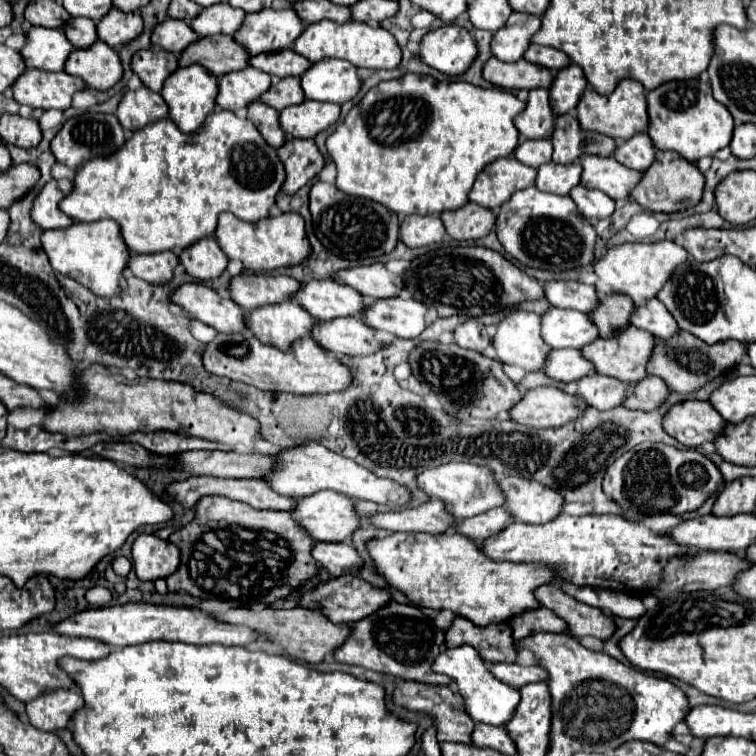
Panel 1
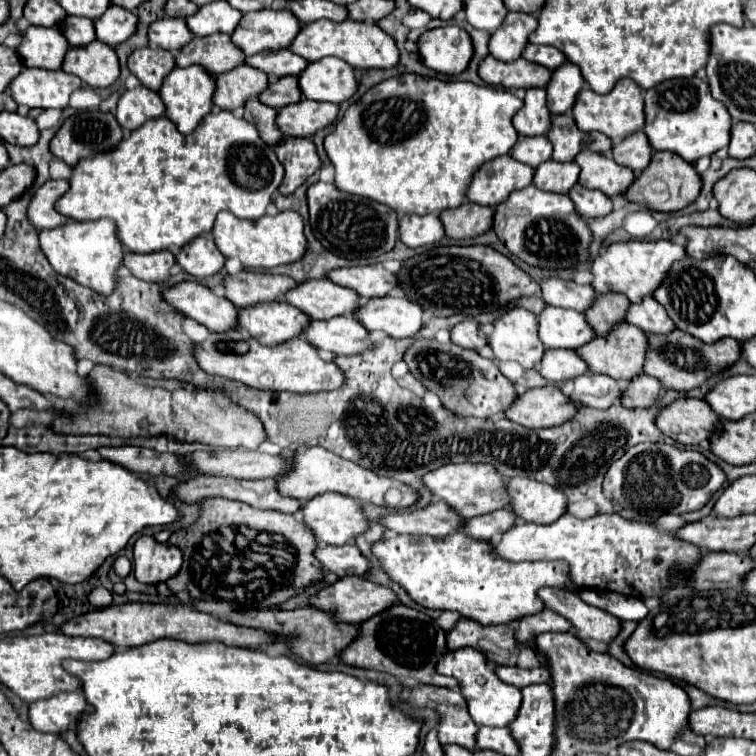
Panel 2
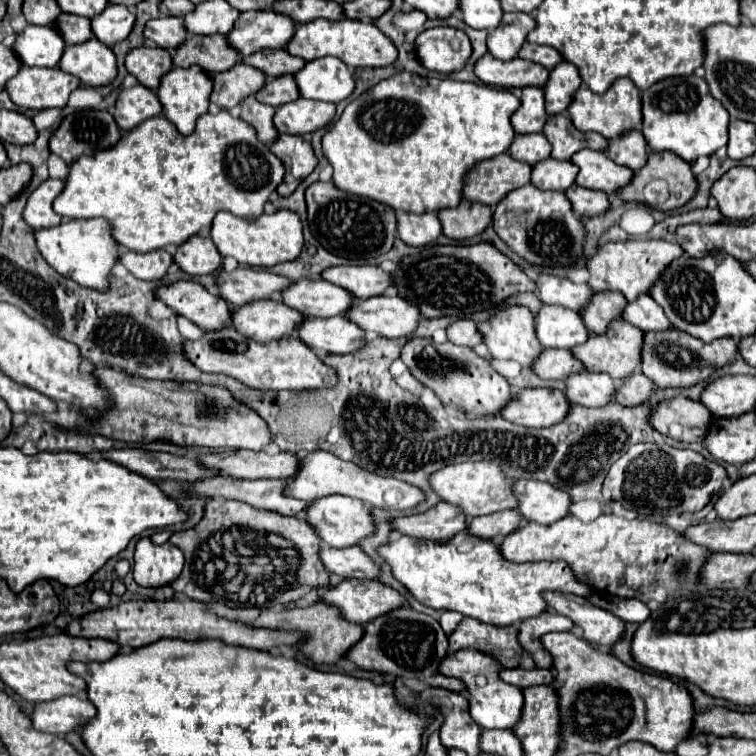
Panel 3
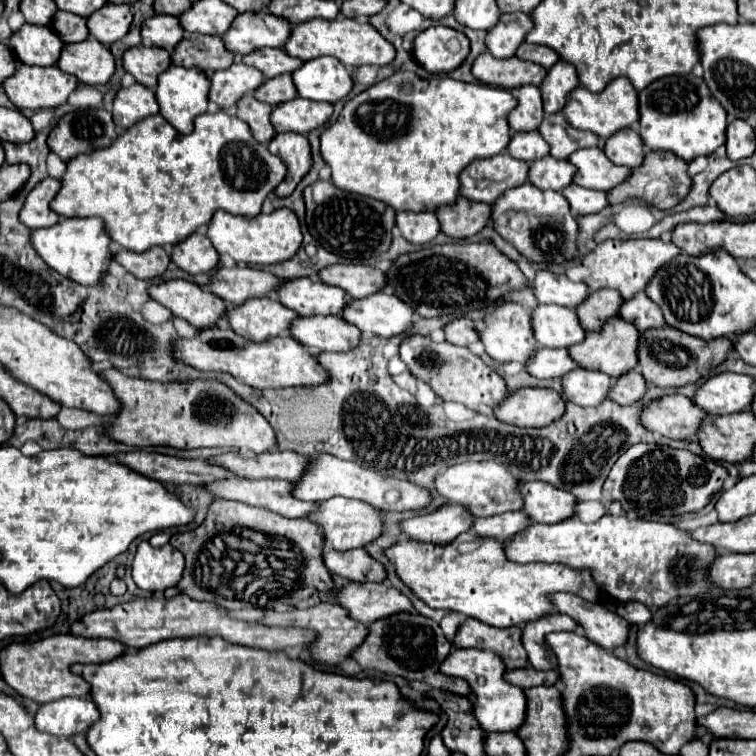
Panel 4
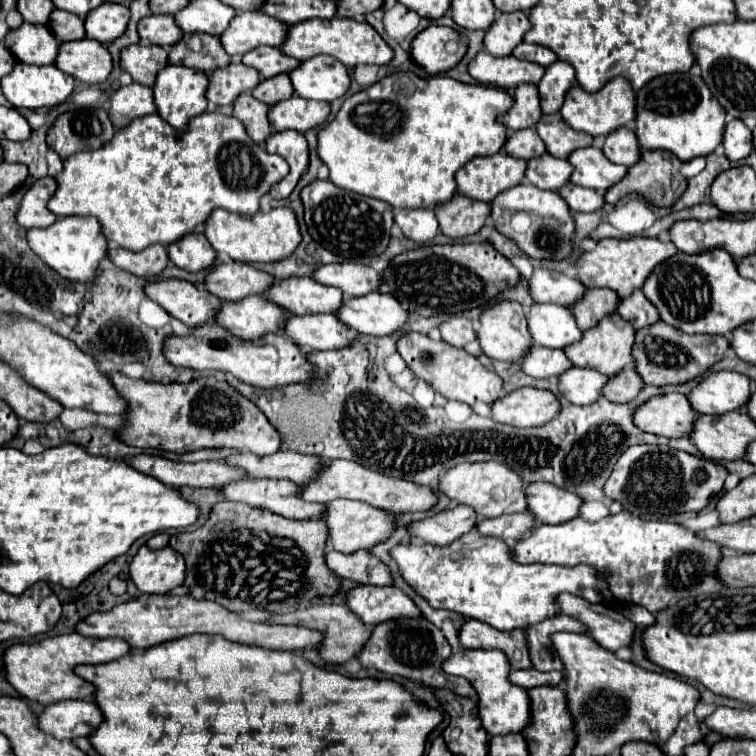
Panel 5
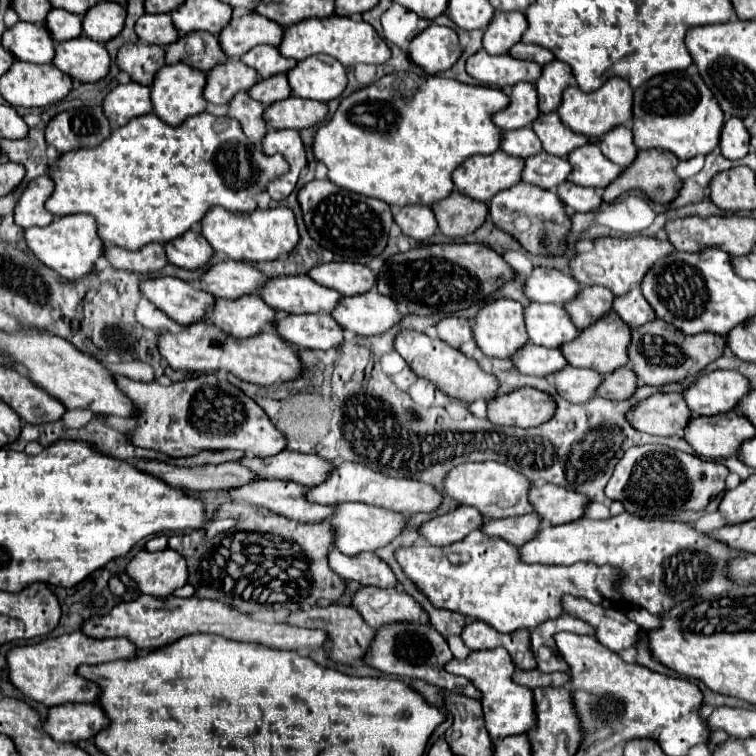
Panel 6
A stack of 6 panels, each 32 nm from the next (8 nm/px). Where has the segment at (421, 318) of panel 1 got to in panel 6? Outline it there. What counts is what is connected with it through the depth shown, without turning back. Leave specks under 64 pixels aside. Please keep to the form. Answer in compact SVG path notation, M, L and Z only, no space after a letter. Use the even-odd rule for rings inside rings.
M380 292L342 298L332 316L342 328L360 336L384 334L404 318L404 314L398 310L398 304L390 296L384 296Z

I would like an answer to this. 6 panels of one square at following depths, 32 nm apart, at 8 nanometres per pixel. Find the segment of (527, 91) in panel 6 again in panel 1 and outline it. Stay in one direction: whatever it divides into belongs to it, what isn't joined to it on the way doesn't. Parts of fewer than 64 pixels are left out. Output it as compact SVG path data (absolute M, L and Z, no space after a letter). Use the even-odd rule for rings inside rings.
M546 88L530 90L526 110L516 118L516 128L522 138L548 140L556 128L556 114L550 108L550 92Z

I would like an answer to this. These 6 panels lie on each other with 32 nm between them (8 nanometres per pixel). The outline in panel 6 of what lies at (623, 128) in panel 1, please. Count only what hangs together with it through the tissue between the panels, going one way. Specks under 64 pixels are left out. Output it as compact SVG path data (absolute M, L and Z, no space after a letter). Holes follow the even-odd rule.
M610 78L610 82L590 94L582 92L578 86L572 84L564 90L558 114L562 122L566 122L574 132L582 132L590 138L602 138L614 126L622 126L632 120L632 88L624 78Z

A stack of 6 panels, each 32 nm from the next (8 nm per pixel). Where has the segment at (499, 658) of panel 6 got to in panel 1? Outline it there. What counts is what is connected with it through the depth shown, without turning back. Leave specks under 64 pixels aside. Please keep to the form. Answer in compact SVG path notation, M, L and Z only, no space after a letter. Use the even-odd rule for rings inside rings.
M468 644L456 646L456 648L446 648L442 650L434 664L432 664L434 672L446 674L452 678L452 682L456 684L460 696L464 698L464 708L466 714L474 720L474 722L484 722L484 724L492 724L492 726L502 726L504 722L510 720L514 708L520 702L520 694L516 688L500 682L498 678L494 678L486 666L486 662L476 654L476 650Z

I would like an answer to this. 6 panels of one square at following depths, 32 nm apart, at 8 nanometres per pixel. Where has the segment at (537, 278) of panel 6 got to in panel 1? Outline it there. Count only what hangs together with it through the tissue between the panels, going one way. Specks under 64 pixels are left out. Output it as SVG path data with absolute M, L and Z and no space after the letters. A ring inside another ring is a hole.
M550 282L546 286L546 298L556 308L572 308L586 314L600 304L596 288L582 282Z

